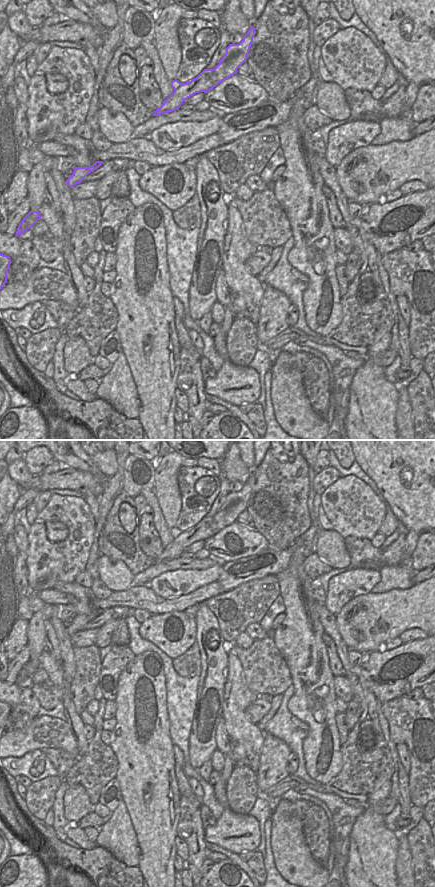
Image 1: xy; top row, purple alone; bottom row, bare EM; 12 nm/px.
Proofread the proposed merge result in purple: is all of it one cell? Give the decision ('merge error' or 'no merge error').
no merge error

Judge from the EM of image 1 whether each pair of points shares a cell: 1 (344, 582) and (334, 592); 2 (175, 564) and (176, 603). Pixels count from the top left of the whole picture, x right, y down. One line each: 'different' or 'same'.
1: same
2: different

